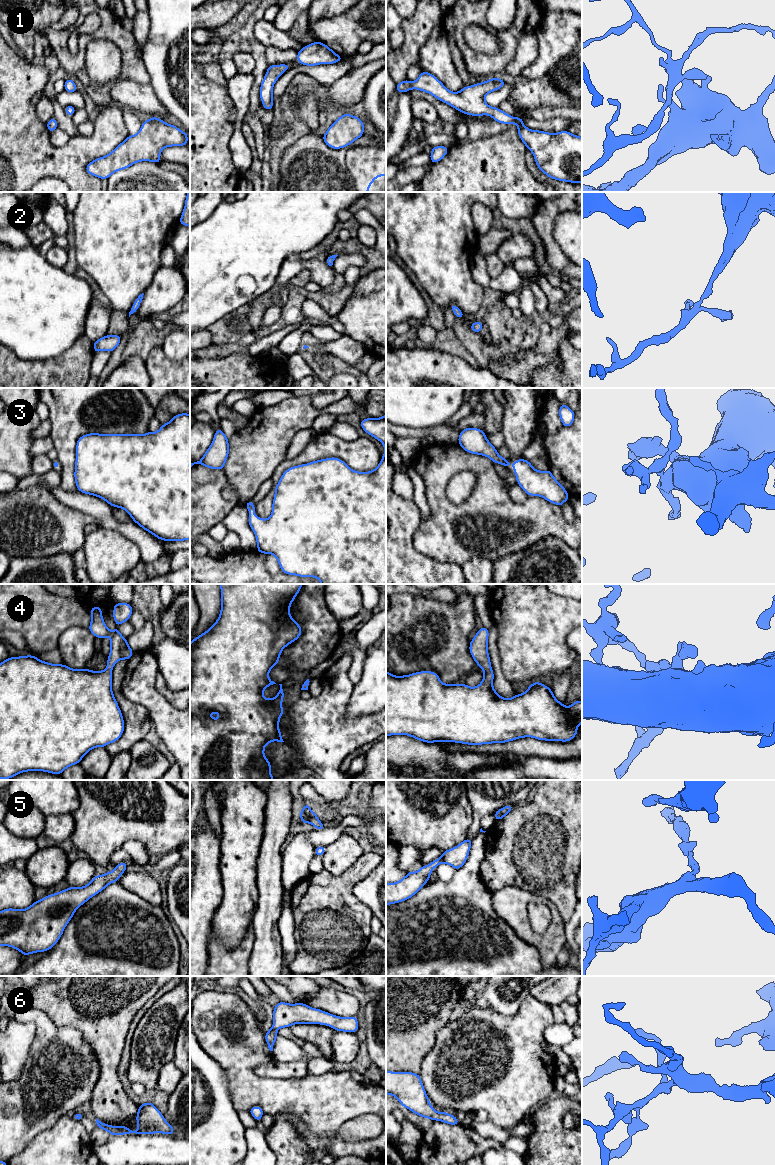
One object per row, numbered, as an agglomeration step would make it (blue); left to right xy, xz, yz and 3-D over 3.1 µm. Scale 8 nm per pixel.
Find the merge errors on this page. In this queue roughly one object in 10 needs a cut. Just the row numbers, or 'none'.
none

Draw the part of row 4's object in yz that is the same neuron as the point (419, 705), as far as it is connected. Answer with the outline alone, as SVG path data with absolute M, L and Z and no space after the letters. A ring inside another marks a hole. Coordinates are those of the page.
M482 626L476 633L475 637L470 640L469 651L473 657L476 665L481 667L481 670L484 672L482 682L475 686L469 687L465 684L444 684L441 682L439 675L433 671L420 671L415 672L409 675L403 676L394 676L390 672L386 671L386 736L392 735L407 735L411 736L419 741L426 743L435 743L435 742L454 742L462 743L467 745L483 745L483 744L493 744L493 743L506 743L519 738L531 737L537 740L544 741L561 741L568 742L571 741L577 734L577 726L582 724L582 701L577 700L572 703L569 707L566 707L563 703L559 702L554 696L552 689L537 681L528 685L528 690L522 694L516 694L514 697L506 699L500 696L495 689L493 688L494 673L491 667L490 656L488 653L488 637L489 630Z

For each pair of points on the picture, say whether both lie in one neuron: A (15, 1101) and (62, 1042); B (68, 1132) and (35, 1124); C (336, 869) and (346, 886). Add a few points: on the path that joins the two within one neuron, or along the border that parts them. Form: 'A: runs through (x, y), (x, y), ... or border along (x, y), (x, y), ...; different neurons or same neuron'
A: runs through (30, 1086), (58, 1057); same neuron
B: border along (66, 1114), (51, 1127), (41, 1131), (30, 1142); different neurons
C: border along (357, 859), (339, 875), (332, 875), (324, 869); different neurons

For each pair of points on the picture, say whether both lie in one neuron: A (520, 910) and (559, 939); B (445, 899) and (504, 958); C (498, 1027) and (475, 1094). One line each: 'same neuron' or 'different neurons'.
A: same neuron
B: same neuron
C: same neuron

